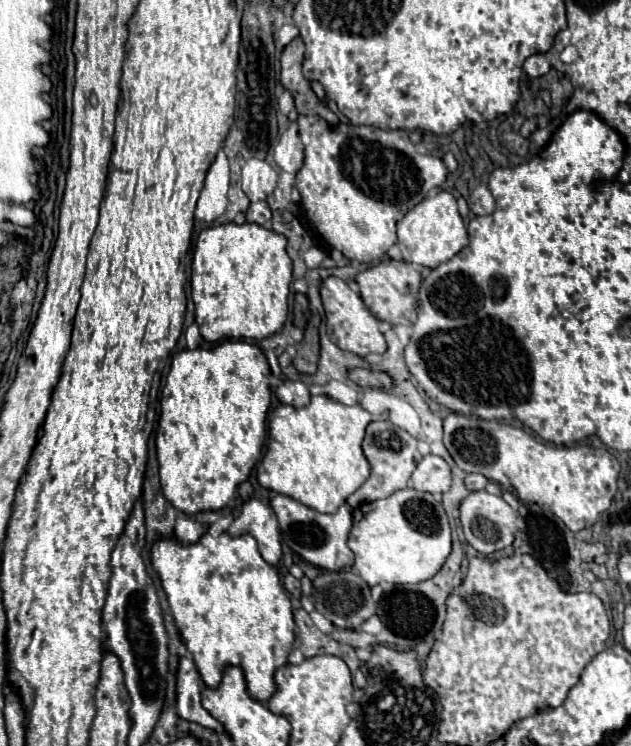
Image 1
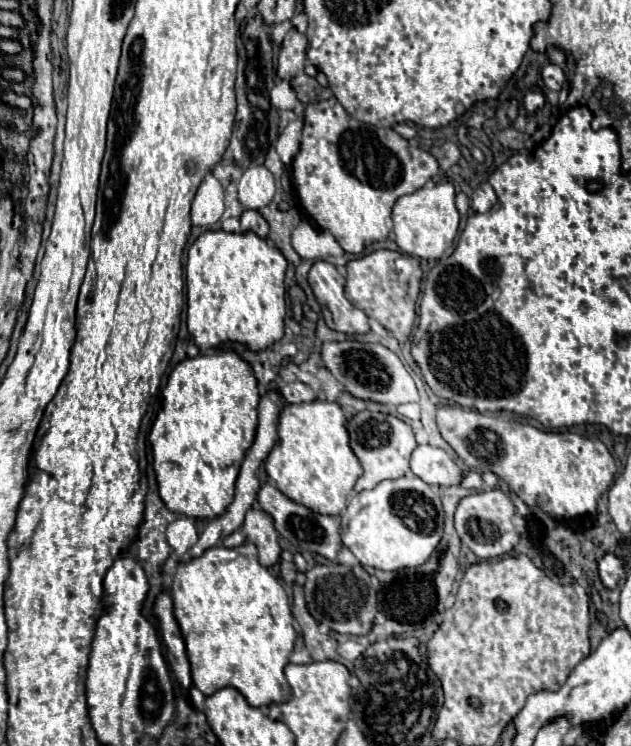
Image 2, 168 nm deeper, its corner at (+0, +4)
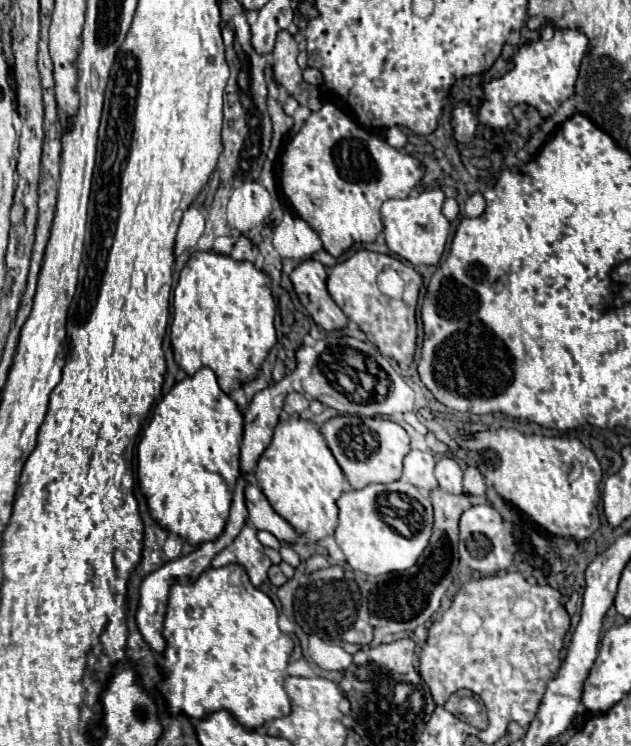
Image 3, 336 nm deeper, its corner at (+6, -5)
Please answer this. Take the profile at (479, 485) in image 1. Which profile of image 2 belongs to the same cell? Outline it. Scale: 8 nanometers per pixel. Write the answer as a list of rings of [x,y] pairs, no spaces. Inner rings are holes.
[[[416,446],[410,458],[412,472],[426,484],[452,486],[460,484],[462,468],[442,450],[434,446]]]

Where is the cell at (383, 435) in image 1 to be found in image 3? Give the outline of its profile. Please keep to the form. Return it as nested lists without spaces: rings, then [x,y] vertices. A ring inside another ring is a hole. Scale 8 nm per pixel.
[[[340,415],[320,427],[330,451],[340,463],[346,481],[352,489],[364,489],[372,483],[392,483],[402,475],[402,459],[410,451],[408,433],[394,421],[382,417],[352,417]]]

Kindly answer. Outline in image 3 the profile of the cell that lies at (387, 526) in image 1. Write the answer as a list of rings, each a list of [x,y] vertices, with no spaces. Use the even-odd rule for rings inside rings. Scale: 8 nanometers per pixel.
[[[404,479],[388,485],[368,485],[362,491],[346,491],[336,505],[340,509],[340,521],[334,537],[354,571],[366,575],[404,571],[410,569],[428,547],[434,523],[432,503]]]

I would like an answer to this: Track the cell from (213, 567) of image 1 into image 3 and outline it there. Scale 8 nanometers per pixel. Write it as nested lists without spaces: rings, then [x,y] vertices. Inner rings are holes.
[[[230,563],[230,565],[218,567],[218,569],[210,567],[210,569],[206,569],[206,571],[204,571],[194,583],[190,583],[190,585],[172,585],[172,589],[170,589],[170,599],[168,599],[166,621],[164,621],[164,631],[162,631],[162,633],[164,633],[166,643],[168,643],[168,645],[166,645],[166,651],[164,651],[164,673],[166,673],[166,677],[164,677],[164,681],[158,685],[158,689],[160,689],[160,693],[166,697],[168,707],[170,707],[170,713],[180,713],[180,711],[182,711],[182,713],[186,713],[188,717],[202,719],[202,717],[206,717],[206,715],[212,713],[212,711],[226,709],[226,711],[230,711],[246,729],[258,729],[258,727],[262,727],[262,725],[264,725],[266,721],[270,721],[270,719],[290,715],[290,699],[288,699],[288,695],[286,695],[286,691],[284,691],[284,687],[282,687],[282,683],[284,683],[284,679],[286,679],[284,671],[286,671],[286,665],[288,665],[288,659],[290,659],[290,653],[292,653],[292,639],[278,629],[278,609],[276,609],[276,605],[272,603],[272,599],[270,599],[264,591],[260,591],[258,587],[254,587],[254,585],[250,583],[248,573],[246,573],[246,569],[244,569],[240,563]]]

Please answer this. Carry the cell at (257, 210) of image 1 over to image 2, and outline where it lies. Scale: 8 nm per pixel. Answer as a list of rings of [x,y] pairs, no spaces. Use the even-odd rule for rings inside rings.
[[[244,210],[244,214],[240,216],[240,226],[242,232],[254,232],[262,238],[268,236],[268,222],[256,210]]]

